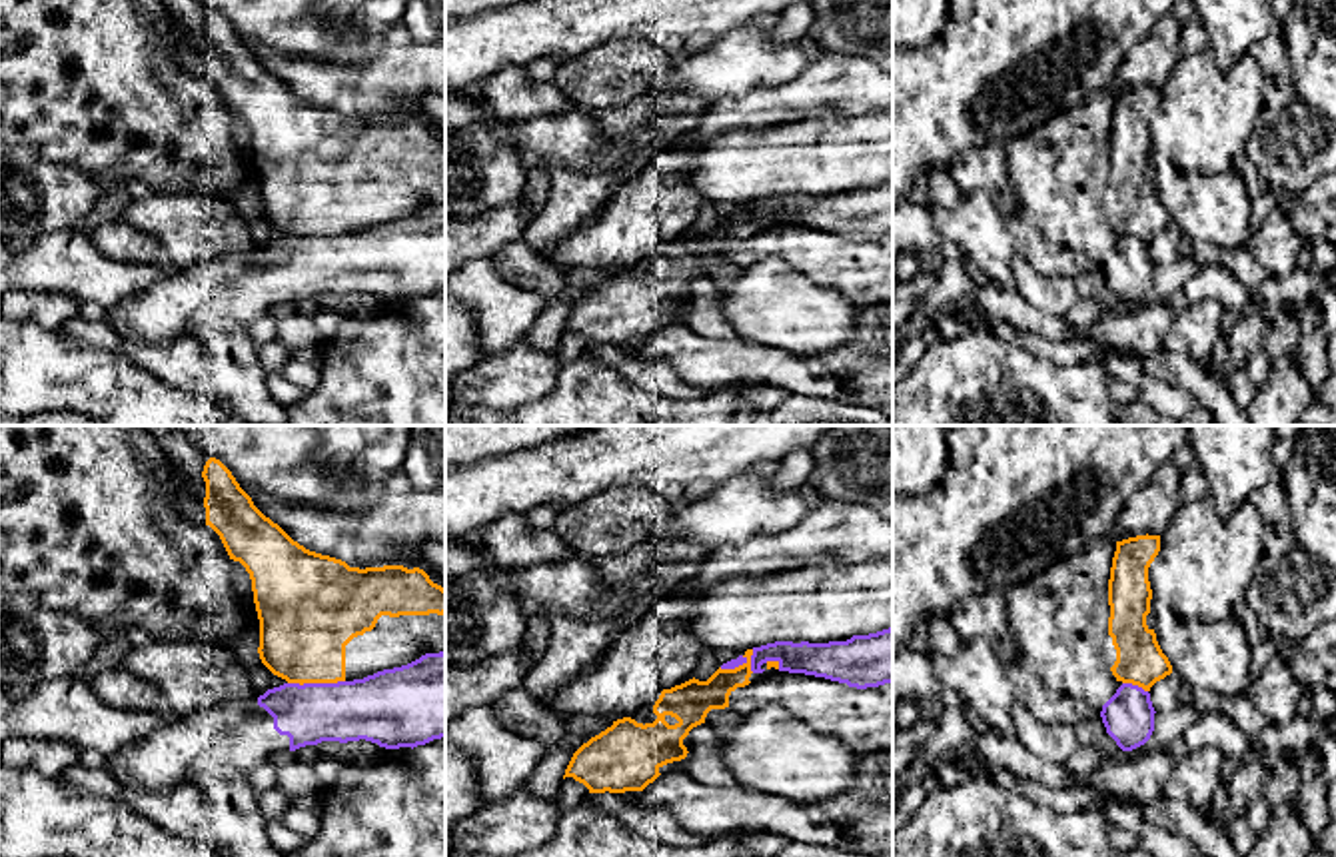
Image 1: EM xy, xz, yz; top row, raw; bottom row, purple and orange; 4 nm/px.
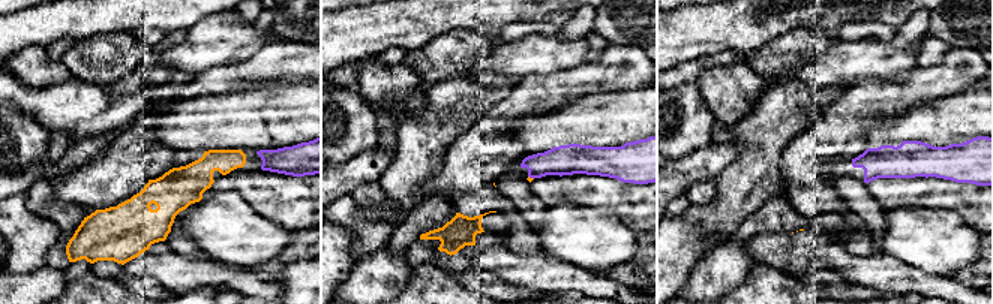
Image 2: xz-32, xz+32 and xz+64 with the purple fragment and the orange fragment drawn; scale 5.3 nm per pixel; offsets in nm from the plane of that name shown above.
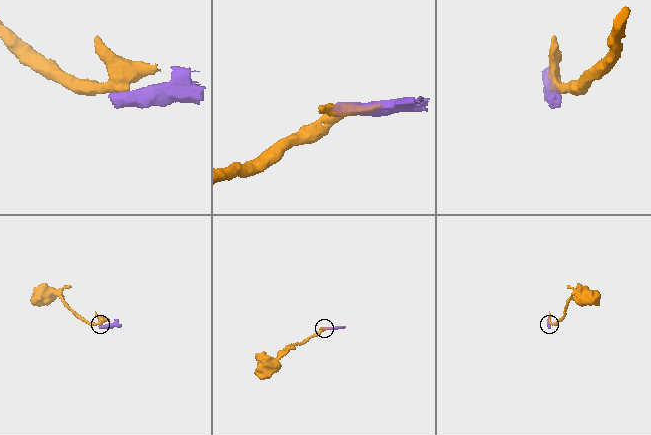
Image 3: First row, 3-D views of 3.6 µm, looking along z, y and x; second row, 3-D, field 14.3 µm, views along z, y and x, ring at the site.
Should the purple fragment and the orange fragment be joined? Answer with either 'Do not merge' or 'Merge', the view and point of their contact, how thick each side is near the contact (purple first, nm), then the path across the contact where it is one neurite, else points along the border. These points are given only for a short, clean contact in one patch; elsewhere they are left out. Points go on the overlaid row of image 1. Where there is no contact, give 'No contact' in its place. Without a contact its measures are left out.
Do not merge. Touches purple at xy (316, 684). Thickness 260 nm (purple) against 360 nm. Boundary: xy (344, 680), (288, 684)

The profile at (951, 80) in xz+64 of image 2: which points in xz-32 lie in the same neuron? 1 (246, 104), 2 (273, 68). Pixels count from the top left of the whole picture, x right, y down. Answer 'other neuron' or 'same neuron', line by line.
1: other neuron
2: same neuron

